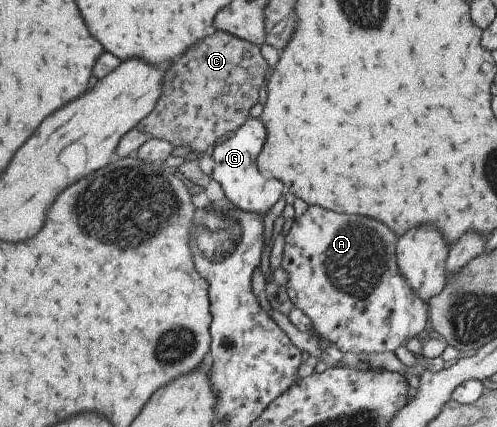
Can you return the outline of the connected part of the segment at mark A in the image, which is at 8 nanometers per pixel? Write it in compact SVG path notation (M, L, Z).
M308 205L302 215L294 218L283 240L281 267L287 274L284 292L293 306L309 318L309 332L332 342L342 353L393 351L409 338L420 335L426 320L427 304L415 296L407 280L399 273L394 258L396 238L382 222Z

